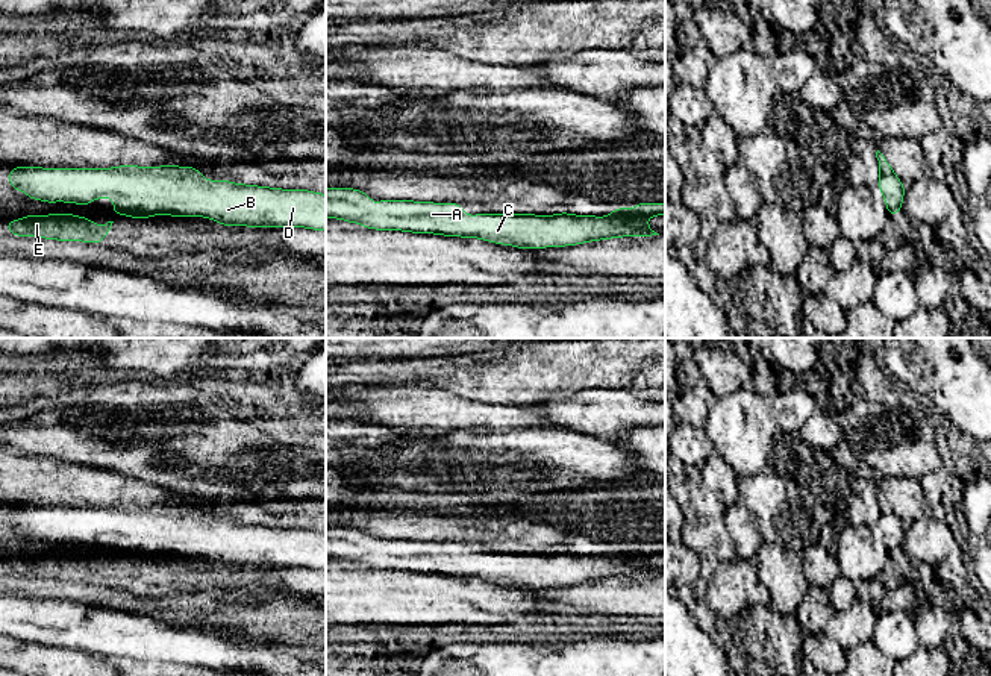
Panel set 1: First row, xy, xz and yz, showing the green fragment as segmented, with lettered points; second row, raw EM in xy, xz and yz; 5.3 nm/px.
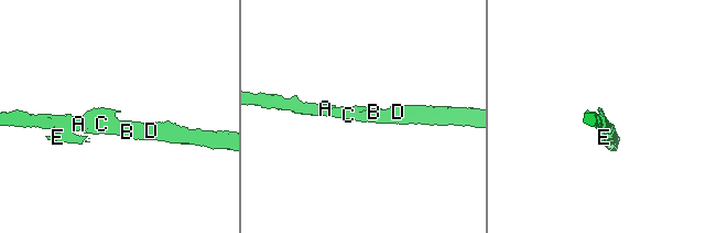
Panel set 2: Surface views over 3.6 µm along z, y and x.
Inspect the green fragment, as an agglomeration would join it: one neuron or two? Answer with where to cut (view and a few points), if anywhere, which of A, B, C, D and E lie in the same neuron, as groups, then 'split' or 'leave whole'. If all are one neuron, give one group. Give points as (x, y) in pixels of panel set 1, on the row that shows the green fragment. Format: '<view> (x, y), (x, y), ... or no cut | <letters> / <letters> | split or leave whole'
no cut | A B C D E | leave whole

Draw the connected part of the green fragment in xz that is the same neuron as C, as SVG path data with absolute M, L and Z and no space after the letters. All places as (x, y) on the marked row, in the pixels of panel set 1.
M326 188L326 217L329 218L359 223L365 229L480 238L483 241L514 246L518 249L564 247L609 238L659 235L647 224L647 220L655 215L665 215L665 202L635 203L633 209L617 208L612 209L608 217L573 215L570 212L555 215L488 212L467 215L462 212L462 205L458 203L377 200L377 206L374 208L373 199L359 189Z

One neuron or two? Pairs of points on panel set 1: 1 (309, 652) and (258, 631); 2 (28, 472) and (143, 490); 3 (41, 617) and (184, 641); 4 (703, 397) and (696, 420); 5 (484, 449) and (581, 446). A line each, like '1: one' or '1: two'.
1: two
2: one
3: one
4: one
5: one

